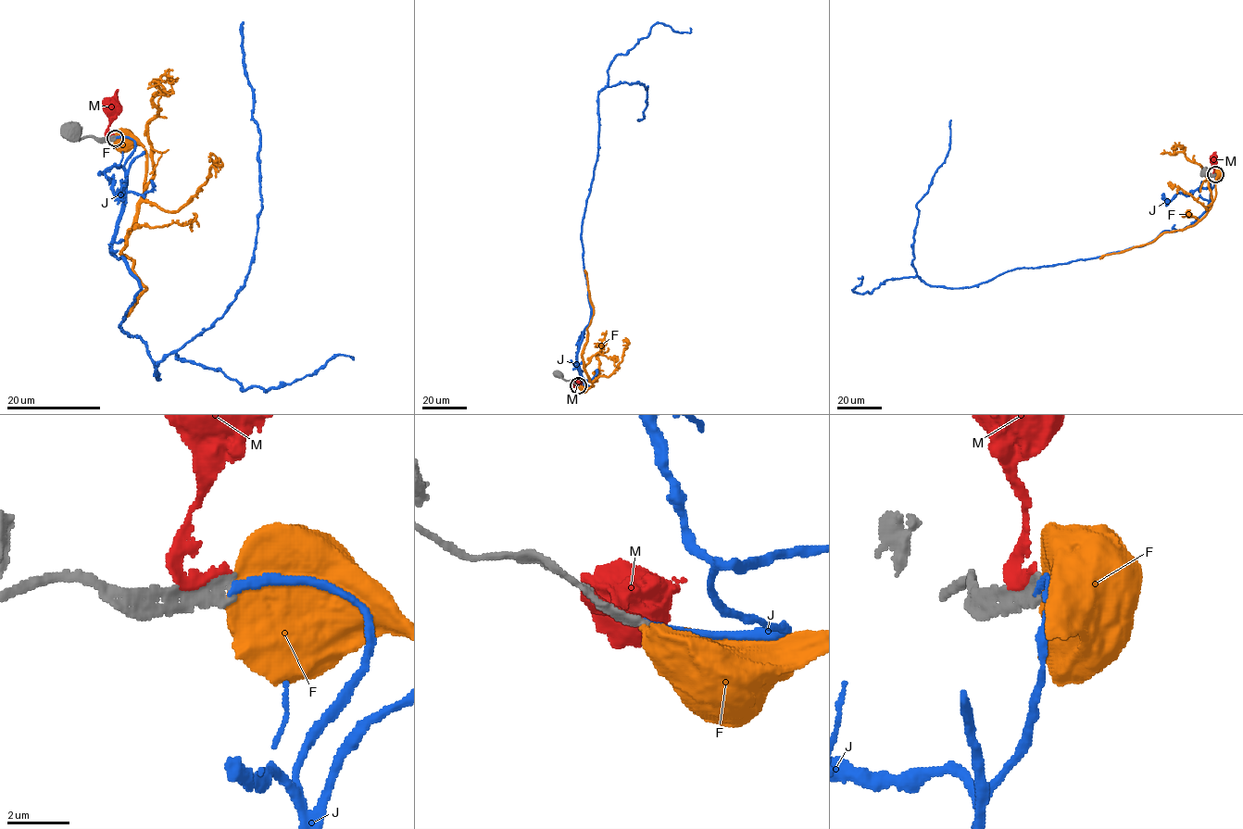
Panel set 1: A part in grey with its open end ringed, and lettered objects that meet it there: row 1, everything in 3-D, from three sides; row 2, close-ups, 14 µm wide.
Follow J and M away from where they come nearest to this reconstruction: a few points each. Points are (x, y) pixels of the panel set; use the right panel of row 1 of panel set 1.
J: (1215, 174), (1193, 223), (1142, 246), (930, 286), (912, 265), (916, 204), (949, 148), (950, 119)
M: (1213, 174), (1212, 159)

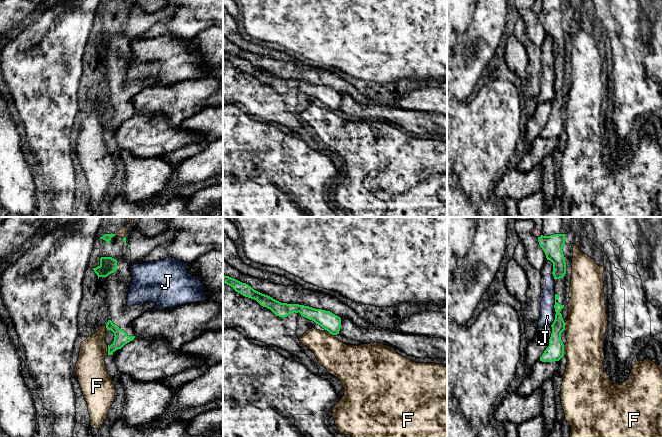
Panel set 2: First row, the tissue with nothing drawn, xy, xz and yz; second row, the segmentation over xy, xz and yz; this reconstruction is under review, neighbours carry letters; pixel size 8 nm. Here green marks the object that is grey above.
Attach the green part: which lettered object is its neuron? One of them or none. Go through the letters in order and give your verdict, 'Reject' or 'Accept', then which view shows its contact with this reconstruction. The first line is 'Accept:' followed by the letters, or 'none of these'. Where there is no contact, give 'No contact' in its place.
Accept: none of these
F: Reject. Touches green in yz
J: Reject. Touches green in yz
M: Reject. Touches green in yz

